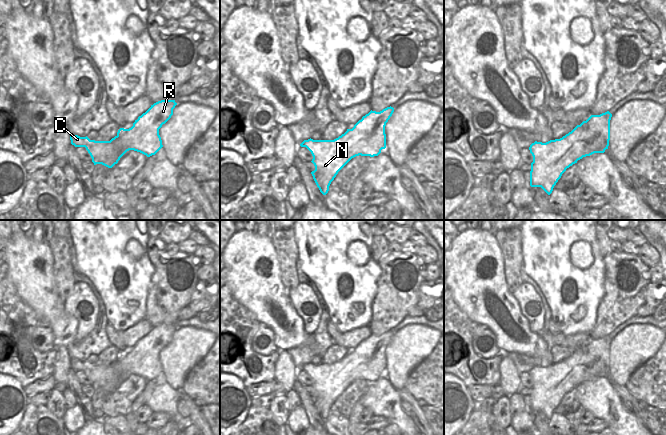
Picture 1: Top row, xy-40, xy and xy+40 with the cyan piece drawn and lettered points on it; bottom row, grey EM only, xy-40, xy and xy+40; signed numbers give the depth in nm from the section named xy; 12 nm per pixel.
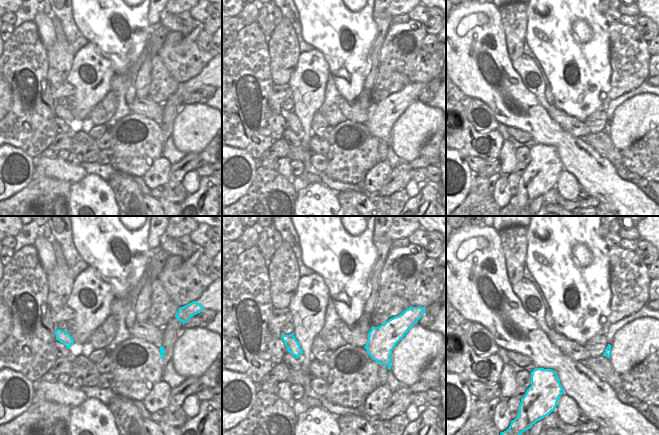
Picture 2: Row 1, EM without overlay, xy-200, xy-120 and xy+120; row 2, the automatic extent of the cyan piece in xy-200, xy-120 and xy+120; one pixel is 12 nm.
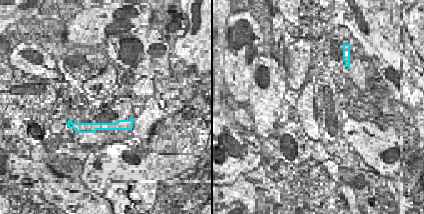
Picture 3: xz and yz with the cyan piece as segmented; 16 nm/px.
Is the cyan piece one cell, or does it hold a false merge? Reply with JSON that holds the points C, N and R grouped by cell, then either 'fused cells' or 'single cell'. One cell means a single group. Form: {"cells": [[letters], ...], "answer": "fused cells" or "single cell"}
{"cells": [["C", "N", "R"]], "answer": "single cell"}

